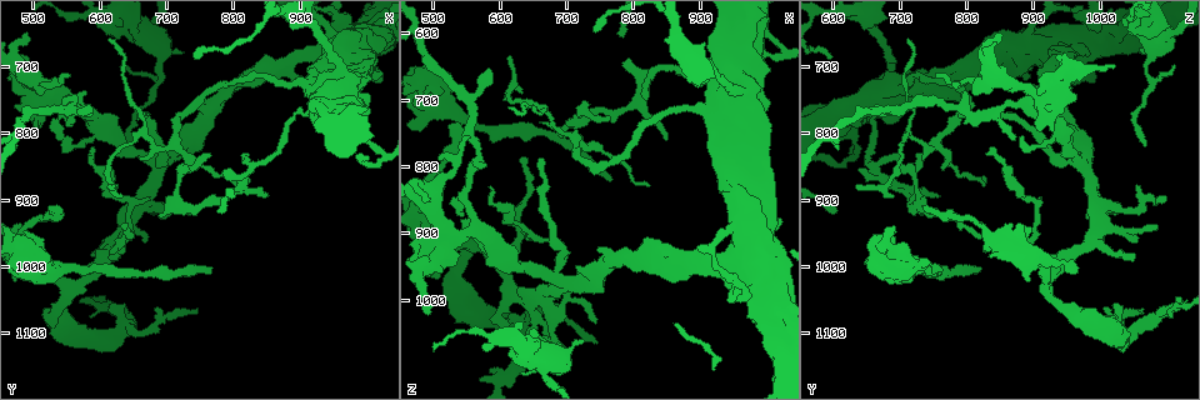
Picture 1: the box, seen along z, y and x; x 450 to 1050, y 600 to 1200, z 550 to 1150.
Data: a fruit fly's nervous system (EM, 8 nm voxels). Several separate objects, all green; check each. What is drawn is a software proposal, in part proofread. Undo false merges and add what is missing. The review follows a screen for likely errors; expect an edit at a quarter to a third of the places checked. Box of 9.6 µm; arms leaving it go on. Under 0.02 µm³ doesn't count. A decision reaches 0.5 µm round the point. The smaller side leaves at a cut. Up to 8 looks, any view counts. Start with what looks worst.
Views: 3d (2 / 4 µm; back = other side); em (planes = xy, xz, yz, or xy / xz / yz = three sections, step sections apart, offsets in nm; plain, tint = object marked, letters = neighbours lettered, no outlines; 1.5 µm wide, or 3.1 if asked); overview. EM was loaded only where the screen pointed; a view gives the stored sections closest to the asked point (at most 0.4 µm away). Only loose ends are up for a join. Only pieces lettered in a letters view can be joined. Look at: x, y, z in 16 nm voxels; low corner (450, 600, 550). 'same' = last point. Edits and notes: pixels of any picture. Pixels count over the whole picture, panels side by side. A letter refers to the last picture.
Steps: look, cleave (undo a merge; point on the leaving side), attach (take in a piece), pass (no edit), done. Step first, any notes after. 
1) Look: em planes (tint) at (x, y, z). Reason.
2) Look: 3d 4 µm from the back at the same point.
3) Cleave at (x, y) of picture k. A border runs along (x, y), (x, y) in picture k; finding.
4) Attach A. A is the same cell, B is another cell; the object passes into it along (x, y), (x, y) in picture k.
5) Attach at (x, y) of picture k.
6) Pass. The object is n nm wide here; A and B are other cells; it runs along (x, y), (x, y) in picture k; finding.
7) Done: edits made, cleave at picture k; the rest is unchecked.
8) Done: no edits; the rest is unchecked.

Look: 3d 4 µm from the back at (590, 760, 665).

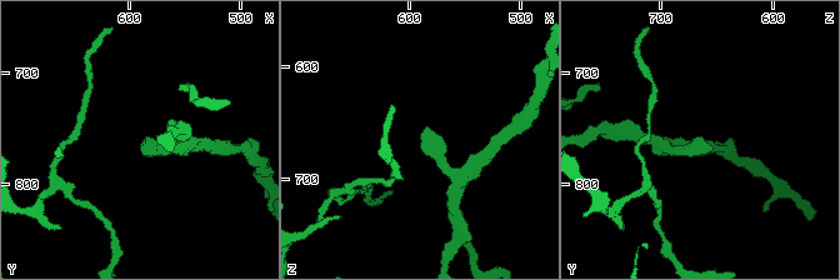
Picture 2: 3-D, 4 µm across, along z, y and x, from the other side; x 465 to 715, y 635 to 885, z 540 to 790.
Look: em planes (letters) at (588, 764, 664). Now the EM.

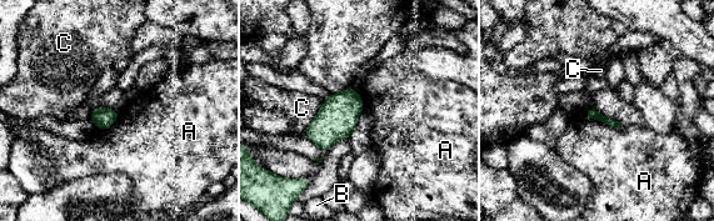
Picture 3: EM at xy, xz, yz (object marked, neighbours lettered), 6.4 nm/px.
Pass. A, B and C are other cells; a border runs along (583, 111), (615, 129), (625, 126) in picture 3; none of them fits.

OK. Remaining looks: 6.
Look: em planes (tint) at (550, 715, 755). Thin end.

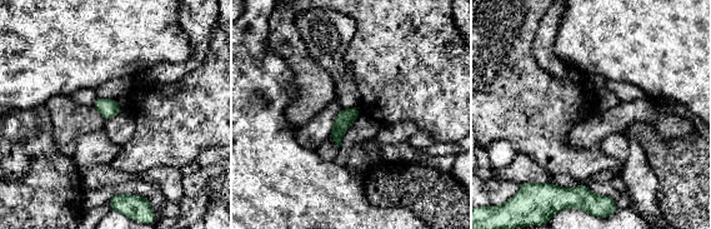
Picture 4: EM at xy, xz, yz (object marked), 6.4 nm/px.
Look: em planes (letters) at the same point.

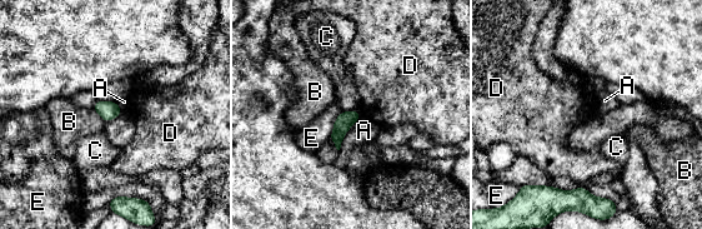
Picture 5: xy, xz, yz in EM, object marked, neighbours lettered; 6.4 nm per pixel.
Pass. A, B, C, D and E are other cells; a border runs along (357, 109), (342, 111) in picture 5; none of them fits.

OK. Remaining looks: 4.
Look: em planes (plain) at (745, 1065, 1065). Free end.

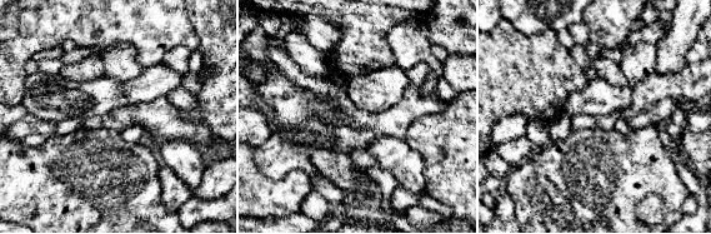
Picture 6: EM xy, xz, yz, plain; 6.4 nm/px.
Look: em planes (letters) at the same point. What lies round it.

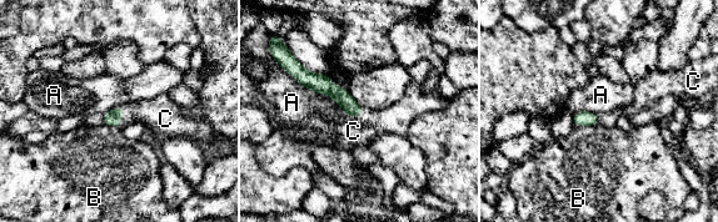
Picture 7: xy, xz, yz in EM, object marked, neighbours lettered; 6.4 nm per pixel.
Attach C. The longest contact is with A, 480 nm; C is the same cell, A and B are other cells; the object passes into it along (113, 119), (120, 117), (159, 115) in picture 7; it goes on there.

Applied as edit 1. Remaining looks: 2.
Done: edits made, attach at picture 7; the rest is unchecked.

